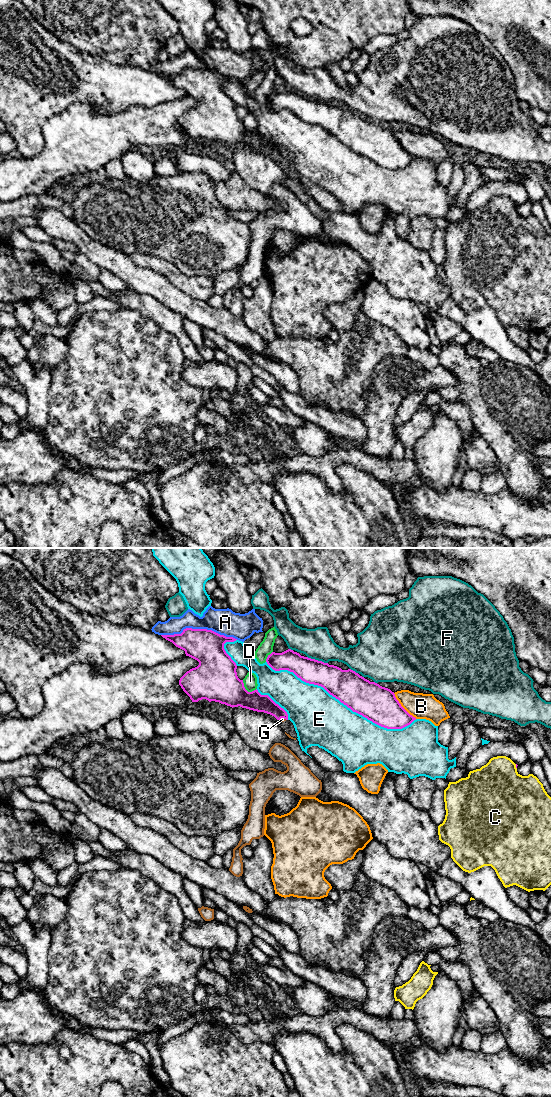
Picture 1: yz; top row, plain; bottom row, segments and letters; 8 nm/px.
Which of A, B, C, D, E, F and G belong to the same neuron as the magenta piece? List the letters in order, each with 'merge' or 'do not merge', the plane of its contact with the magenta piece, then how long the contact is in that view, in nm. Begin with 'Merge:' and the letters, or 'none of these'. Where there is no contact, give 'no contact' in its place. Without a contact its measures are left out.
Merge: none of these
A: do not merge; meets magenta in yz; contact 600 nm long
B: do not merge; meets magenta in yz; contact 280 nm long
C: do not merge; meets magenta in yz; contact 40 nm long
D: do not merge; meets magenta in yz; contact 140 nm long
E: do not merge; meets magenta in yz; contact 1300 nm long
F: do not merge; meets magenta in yz; contact 180 nm long
G: do not merge; meets magenta in yz; contact 60 nm long

